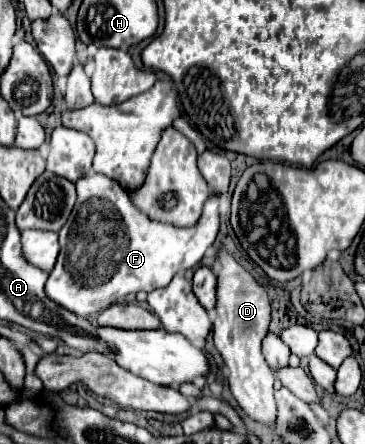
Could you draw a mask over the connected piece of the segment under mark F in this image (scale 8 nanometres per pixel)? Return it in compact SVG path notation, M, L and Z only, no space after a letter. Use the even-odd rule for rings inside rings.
M86 174L84 178L76 182L76 190L78 190L76 206L66 226L62 226L58 234L60 254L58 254L58 262L54 270L48 276L46 294L50 300L58 302L66 310L86 318L92 318L100 314L102 310L106 310L110 304L124 300L124 296L130 292L138 294L138 292L150 292L150 290L166 286L172 280L172 276L176 276L178 272L194 268L202 260L206 250L212 246L218 234L218 224L220 224L218 198L214 196L208 198L198 226L176 228L176 226L166 226L160 222L150 222L150 218L146 218L138 208L130 206L130 198L126 190L122 190L122 186L118 186L118 182L108 176Z

